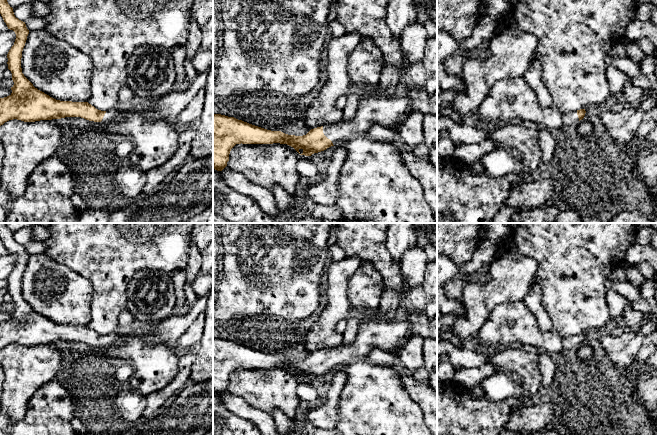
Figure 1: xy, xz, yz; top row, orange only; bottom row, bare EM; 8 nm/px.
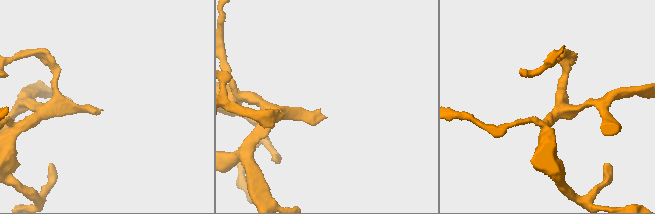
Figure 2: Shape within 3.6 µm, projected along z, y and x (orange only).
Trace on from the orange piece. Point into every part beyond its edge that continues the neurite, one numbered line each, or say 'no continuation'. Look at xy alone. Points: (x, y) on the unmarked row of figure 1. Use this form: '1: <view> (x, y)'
1: xy (114, 338)

